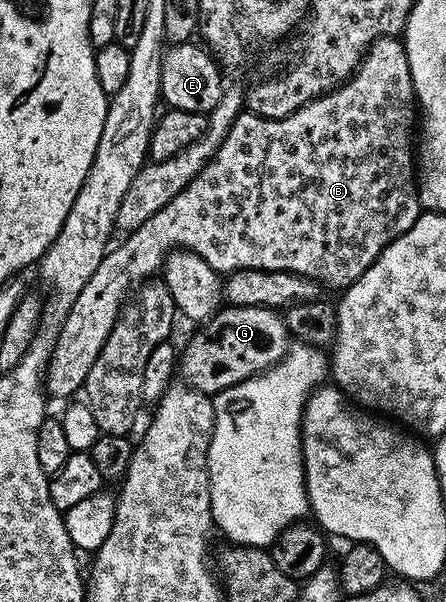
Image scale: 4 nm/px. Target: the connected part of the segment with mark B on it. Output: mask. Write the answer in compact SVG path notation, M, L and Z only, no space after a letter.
M394 36L373 43L345 92L347 113L356 112L357 102L377 98L378 108L389 118L325 118L324 97L314 98L285 118L261 118L252 112L234 117L223 144L197 178L175 200L155 212L151 220L132 231L122 246L114 245L75 297L49 360L50 399L72 399L72 394L84 387L91 364L99 360L99 352L103 352L111 328L115 328L121 307L134 289L133 282L152 279L174 248L193 251L212 270L225 276L234 270L285 270L314 279L322 287L344 288L359 280L383 248L415 224L423 207L415 181L415 99L404 41Z

